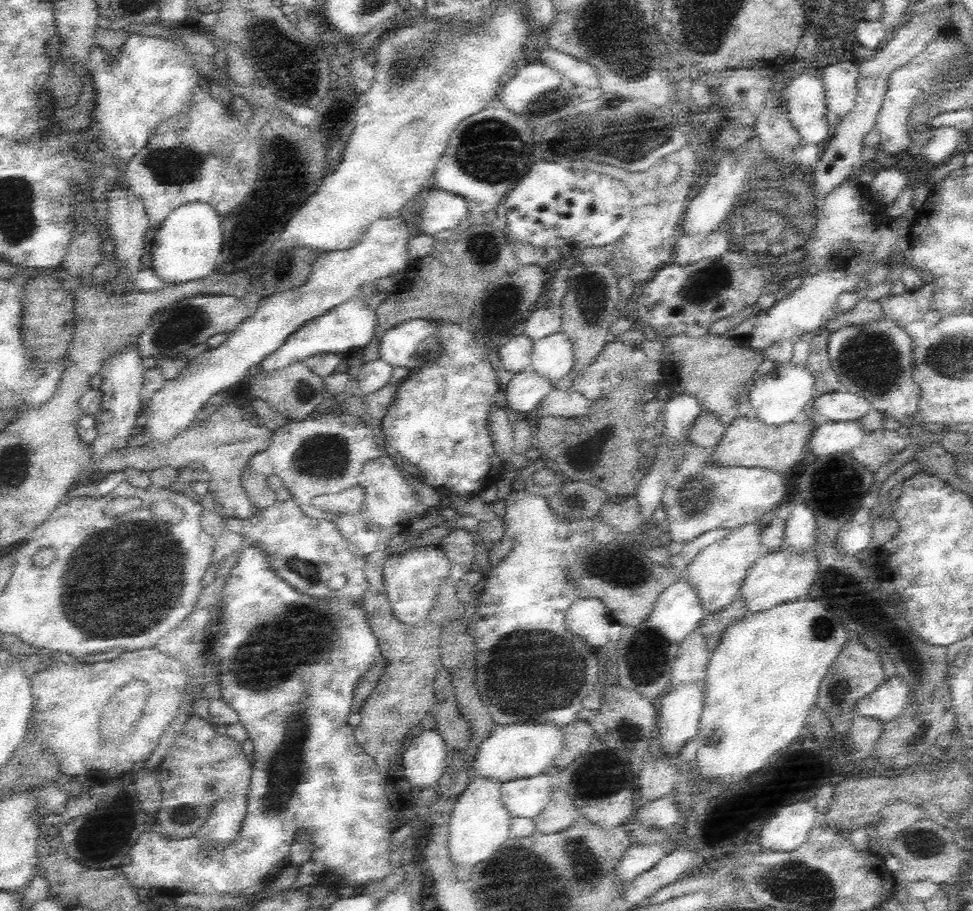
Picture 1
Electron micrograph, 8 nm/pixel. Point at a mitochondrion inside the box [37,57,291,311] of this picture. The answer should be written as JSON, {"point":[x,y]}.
{"point":[169,165]}

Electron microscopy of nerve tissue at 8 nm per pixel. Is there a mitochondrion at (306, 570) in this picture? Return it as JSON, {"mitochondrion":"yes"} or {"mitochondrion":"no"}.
{"mitochondrion":"yes"}

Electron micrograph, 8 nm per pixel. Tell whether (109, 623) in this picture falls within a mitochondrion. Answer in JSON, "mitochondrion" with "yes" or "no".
{"mitochondrion":"yes"}

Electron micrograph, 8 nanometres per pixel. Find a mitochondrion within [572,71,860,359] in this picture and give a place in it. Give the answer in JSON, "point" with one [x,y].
{"point":[626,144]}

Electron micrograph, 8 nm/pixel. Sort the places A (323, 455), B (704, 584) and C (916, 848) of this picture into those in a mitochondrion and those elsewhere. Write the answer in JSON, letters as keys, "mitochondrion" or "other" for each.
{"A":"mitochondrion","B":"other","C":"mitochondrion"}

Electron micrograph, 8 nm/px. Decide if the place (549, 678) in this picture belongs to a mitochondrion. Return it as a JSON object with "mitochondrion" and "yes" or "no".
{"mitochondrion":"yes"}

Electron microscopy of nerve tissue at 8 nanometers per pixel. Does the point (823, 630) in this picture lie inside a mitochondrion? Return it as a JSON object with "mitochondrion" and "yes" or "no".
{"mitochondrion":"yes"}

